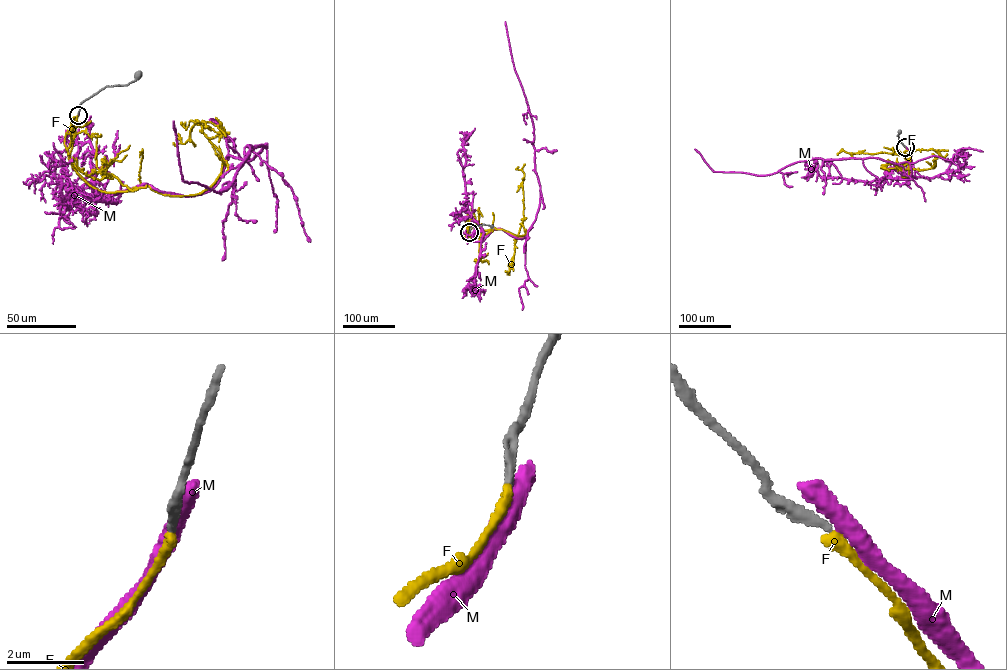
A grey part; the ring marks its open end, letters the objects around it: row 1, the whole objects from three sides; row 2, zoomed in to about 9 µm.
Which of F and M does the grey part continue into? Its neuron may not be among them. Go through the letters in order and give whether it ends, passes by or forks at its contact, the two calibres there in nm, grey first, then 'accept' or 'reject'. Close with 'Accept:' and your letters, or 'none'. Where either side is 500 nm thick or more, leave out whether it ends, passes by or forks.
F: it ends; calibres 240 and 260 nm; accept
M: calibres 280 and 600 nm; reject
Accept: F

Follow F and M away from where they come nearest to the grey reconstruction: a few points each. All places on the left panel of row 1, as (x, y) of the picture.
F: (78, 115), (64, 138), (70, 162), (106, 192), (199, 194), (222, 163), (206, 136), (224, 131), (209, 127)
M: (78, 114), (69, 158), (106, 192), (195, 195), (266, 147), (216, 192), (183, 181), (173, 120)

